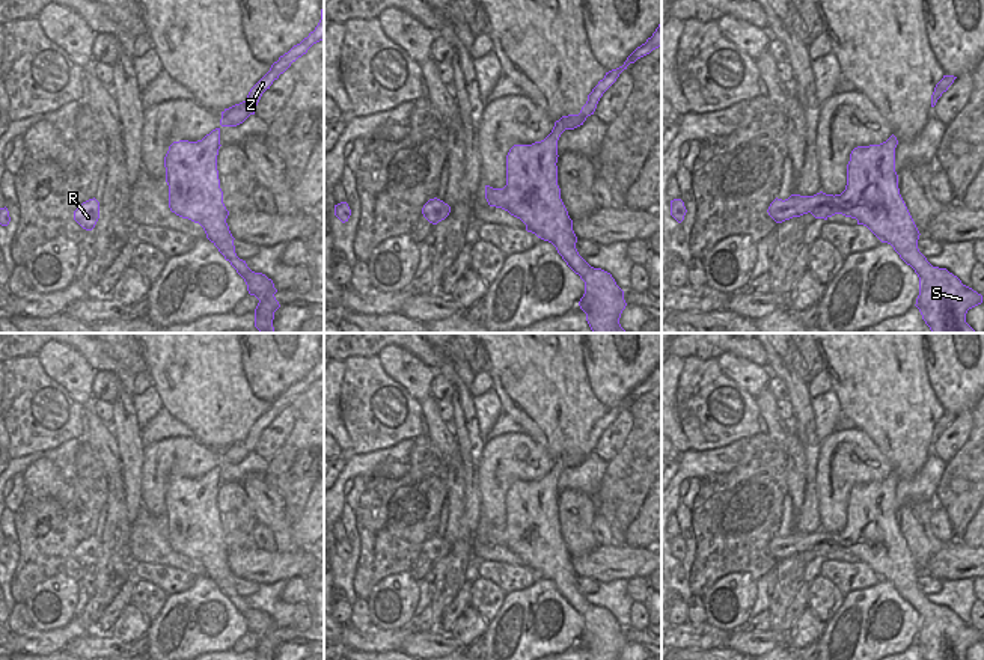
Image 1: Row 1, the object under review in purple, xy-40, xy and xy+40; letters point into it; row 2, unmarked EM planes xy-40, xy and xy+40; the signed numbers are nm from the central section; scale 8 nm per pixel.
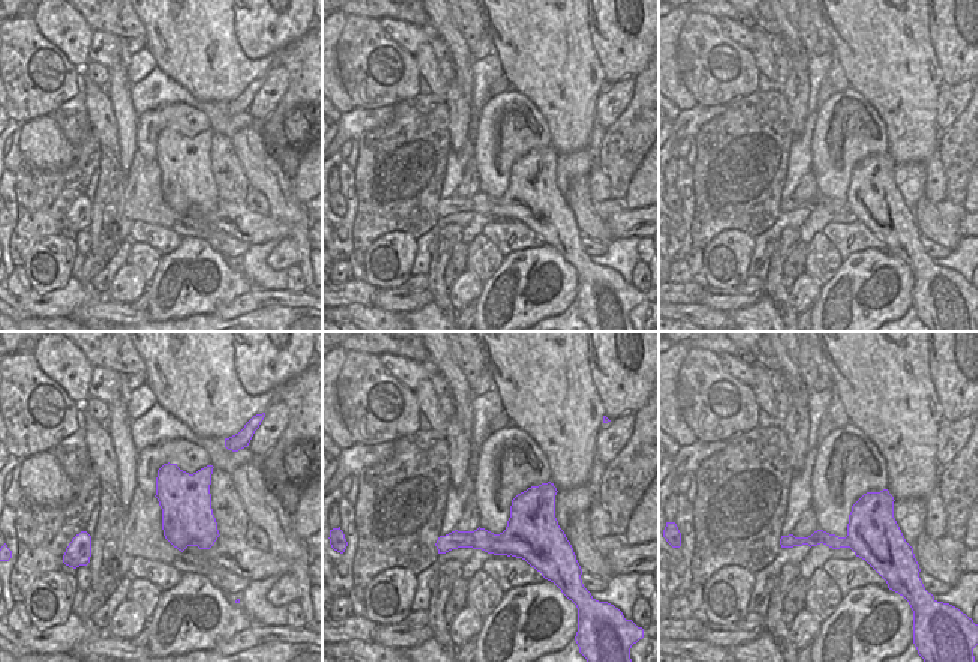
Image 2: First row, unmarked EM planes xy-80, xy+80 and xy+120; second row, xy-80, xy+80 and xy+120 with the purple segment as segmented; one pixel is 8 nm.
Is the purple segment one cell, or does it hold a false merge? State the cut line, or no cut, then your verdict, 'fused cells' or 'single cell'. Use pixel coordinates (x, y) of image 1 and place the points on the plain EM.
no cut; single cell

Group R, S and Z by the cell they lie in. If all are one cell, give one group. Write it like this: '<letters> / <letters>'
R S Z

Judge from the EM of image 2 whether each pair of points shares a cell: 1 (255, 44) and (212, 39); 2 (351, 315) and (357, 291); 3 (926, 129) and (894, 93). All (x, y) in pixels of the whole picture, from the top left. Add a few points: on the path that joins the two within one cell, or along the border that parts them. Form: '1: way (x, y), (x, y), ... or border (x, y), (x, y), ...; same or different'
1: border (233, 15), (234, 38), (248, 57), (273, 51); different
2: border (372, 303), (338, 306); different
3: way (917, 120), (909, 113), (908, 104), (903, 99); same

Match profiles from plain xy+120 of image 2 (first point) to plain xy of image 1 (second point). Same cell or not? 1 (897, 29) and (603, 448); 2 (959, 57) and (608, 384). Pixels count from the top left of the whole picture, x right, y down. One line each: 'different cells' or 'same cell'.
1: different cells
2: same cell

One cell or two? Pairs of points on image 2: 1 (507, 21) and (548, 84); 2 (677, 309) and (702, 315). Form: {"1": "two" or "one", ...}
{"1": "one", "2": "one"}

